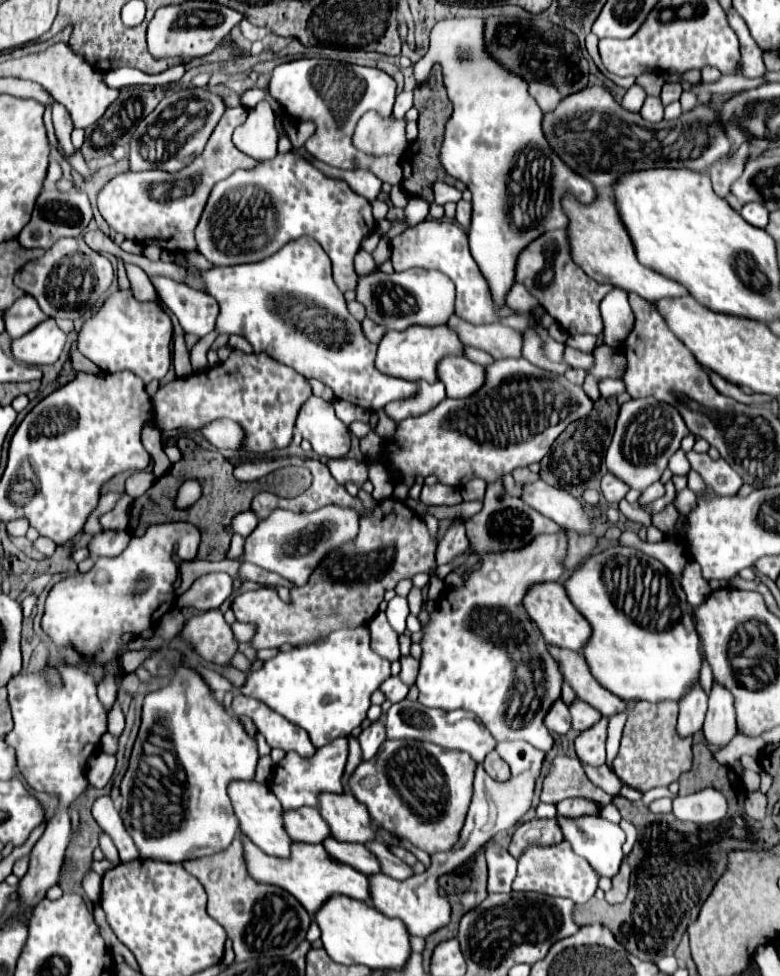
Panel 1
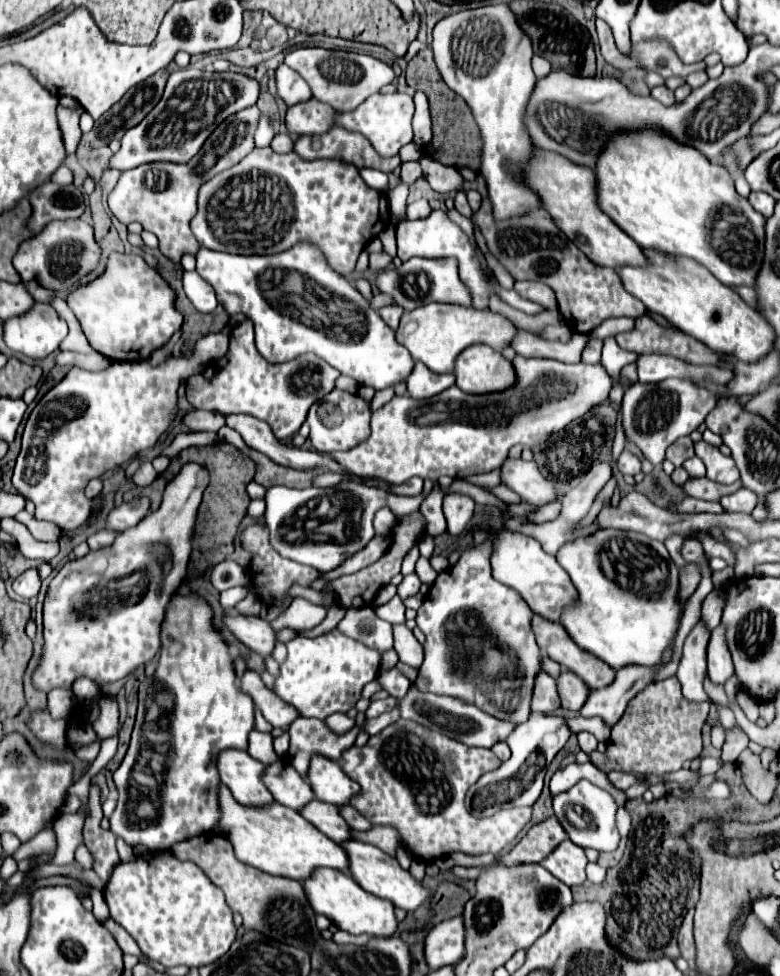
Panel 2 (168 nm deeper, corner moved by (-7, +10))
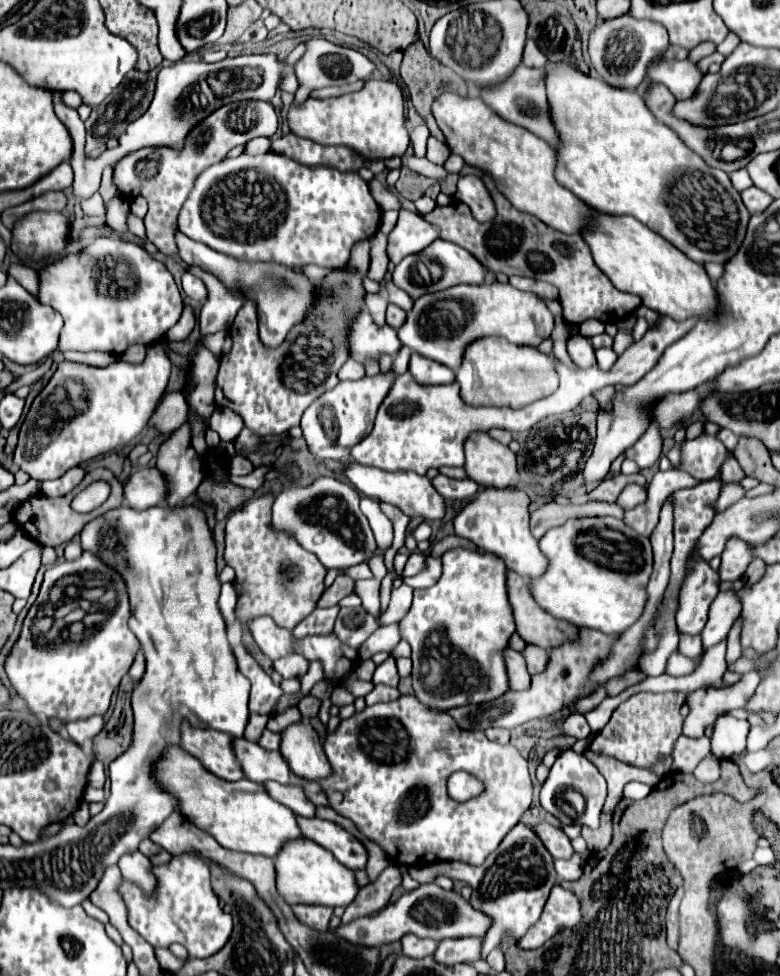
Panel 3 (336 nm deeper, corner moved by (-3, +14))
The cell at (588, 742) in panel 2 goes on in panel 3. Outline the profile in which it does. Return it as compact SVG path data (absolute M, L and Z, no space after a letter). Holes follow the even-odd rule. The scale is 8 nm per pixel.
M570 714L568 720L564 720L564 732L574 738L586 738L590 734L590 726L584 718L584 714Z

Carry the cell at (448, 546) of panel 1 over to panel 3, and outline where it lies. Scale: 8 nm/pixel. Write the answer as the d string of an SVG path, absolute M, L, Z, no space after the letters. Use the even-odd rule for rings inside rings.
M438 474L434 480L432 480L432 486L436 488L438 494L442 494L444 498L450 498L450 500L466 500L466 498L472 498L480 486L474 484L474 480L454 480L454 478L448 478L448 476L442 476Z

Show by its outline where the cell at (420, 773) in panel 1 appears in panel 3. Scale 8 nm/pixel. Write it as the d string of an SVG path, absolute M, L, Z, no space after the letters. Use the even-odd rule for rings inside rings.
M414 694L354 712L352 718L342 720L340 726L324 738L322 746L332 774L318 780L318 784L326 792L330 808L350 818L366 838L382 846L392 864L424 866L430 862L460 860L478 866L498 848L506 832L520 822L532 802L526 758L516 746L490 742L484 732L458 728L448 712L426 708ZM456 770L464 770L484 782L484 792L466 802L452 800L446 792L446 780Z

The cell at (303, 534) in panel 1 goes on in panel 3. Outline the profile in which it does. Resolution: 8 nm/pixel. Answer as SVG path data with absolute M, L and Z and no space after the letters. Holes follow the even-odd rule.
M318 478L310 486L284 488L272 506L272 526L292 532L296 540L314 552L330 568L346 568L374 556L374 536L368 536L368 520L360 512L360 494L336 478ZM352 532L356 536L352 536Z

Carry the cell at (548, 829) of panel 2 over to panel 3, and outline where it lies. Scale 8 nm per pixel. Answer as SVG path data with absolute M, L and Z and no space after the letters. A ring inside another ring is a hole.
M538 824L534 826L534 830L538 830L538 836L540 840L546 844L548 852L554 856L554 858L570 858L574 854L572 850L572 844L570 844L570 838L564 834L562 828L556 828L552 824Z

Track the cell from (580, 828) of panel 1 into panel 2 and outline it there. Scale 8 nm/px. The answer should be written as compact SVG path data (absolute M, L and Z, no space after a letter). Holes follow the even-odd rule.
M580 780L576 786L572 786L570 790L558 794L554 798L554 814L556 818L560 820L562 828L566 830L568 838L572 838L574 844L582 846L582 848L592 848L592 850L598 850L598 852L614 852L618 848L618 842L620 842L620 834L618 834L618 826L616 826L616 810L618 810L618 804L616 800L612 798L610 792L590 784L588 780ZM566 806L582 806L590 816L592 816L592 822L594 822L594 828L588 828L588 830L578 830L574 828L568 820L566 820Z

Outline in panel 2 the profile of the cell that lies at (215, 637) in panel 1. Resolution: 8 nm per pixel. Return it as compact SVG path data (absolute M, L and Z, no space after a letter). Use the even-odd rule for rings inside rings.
M224 610L222 624L232 632L238 642L242 642L246 648L260 654L262 658L272 654L276 638L266 620L258 616L244 616L236 610Z

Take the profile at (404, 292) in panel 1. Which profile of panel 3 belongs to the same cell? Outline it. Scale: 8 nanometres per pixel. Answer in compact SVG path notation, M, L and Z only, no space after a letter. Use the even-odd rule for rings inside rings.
M438 238L424 250L406 256L406 260L402 260L394 268L392 282L394 282L394 286L406 290L414 300L418 300L422 294L440 292L454 284L482 284L486 276L488 276L488 270L478 260L474 260L474 256L470 252L466 252L464 248L458 248L452 242Z

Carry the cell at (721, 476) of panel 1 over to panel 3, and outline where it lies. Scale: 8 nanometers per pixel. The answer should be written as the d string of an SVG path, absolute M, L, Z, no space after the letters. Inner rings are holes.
M710 434L684 440L680 448L680 468L698 480L710 480L726 460L726 446Z

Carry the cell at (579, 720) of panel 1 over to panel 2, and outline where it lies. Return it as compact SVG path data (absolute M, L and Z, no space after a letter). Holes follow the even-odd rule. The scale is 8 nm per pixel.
M572 672L560 674L558 692L560 692L562 708L570 710L570 712L580 712L580 708L586 704L588 696L590 696L590 688L586 688L586 684Z

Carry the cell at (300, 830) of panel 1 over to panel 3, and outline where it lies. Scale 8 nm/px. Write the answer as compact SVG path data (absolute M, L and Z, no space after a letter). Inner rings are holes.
M234 738L232 746L238 764L250 780L258 784L266 780L292 784L292 772L280 752L268 752L256 742L248 742L246 738Z

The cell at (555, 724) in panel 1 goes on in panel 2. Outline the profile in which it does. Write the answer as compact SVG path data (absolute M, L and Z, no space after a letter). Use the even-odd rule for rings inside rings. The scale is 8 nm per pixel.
M542 672L542 676L538 676L538 680L536 680L532 710L542 712L542 714L552 714L558 708L560 708L560 696L558 696L556 680L550 678L546 672Z

